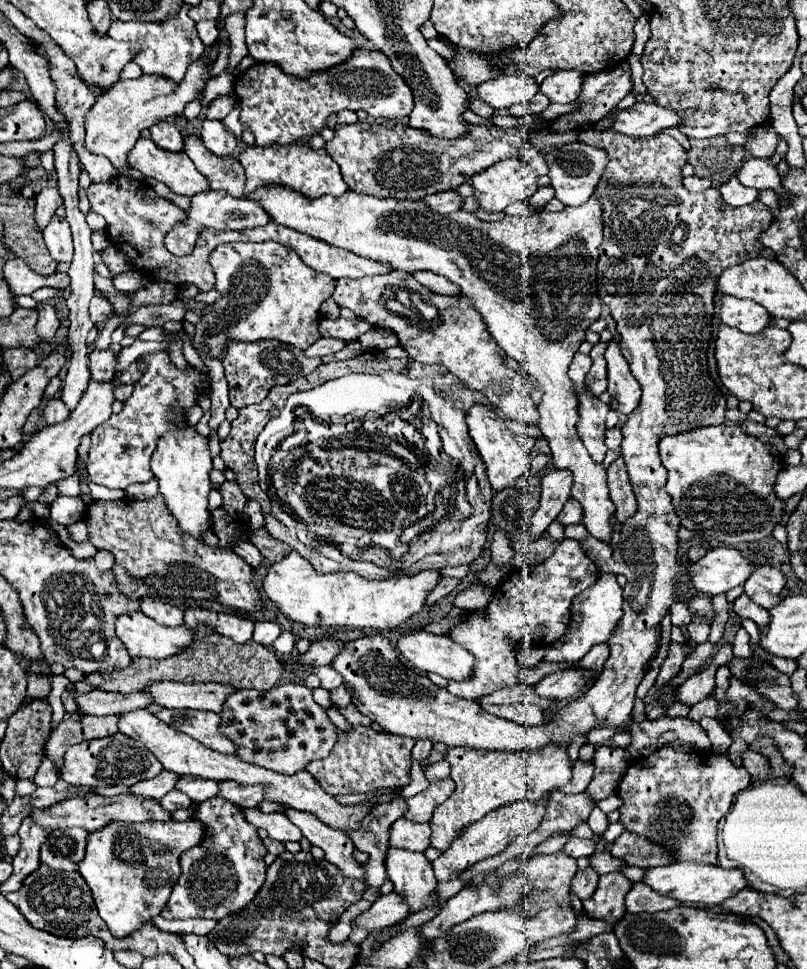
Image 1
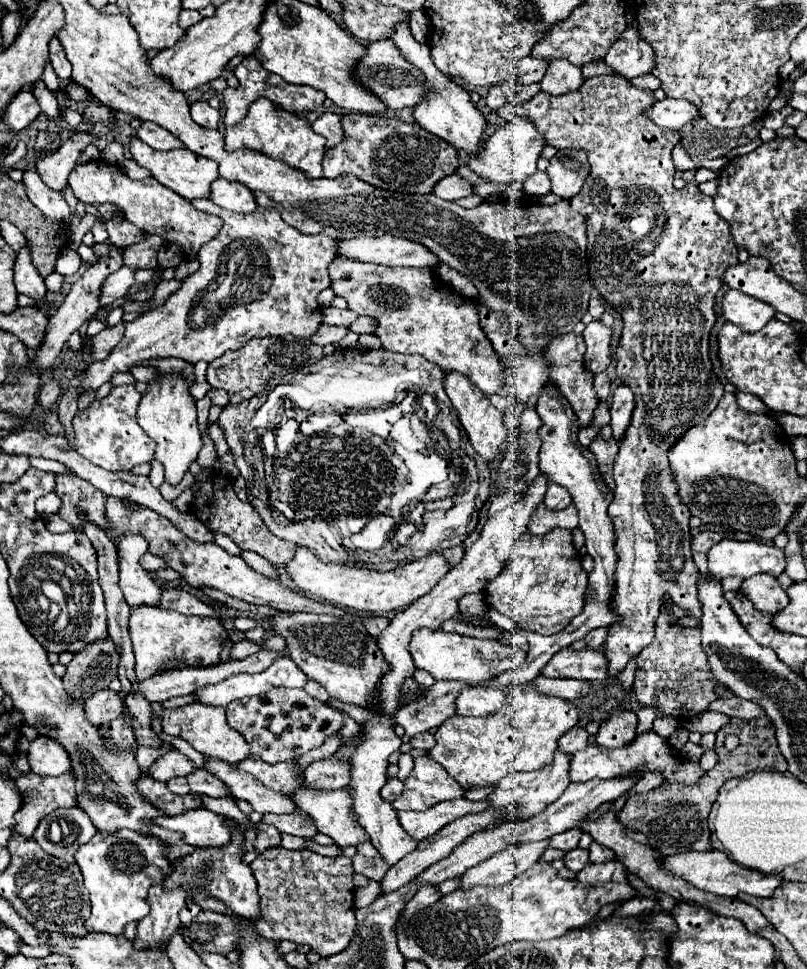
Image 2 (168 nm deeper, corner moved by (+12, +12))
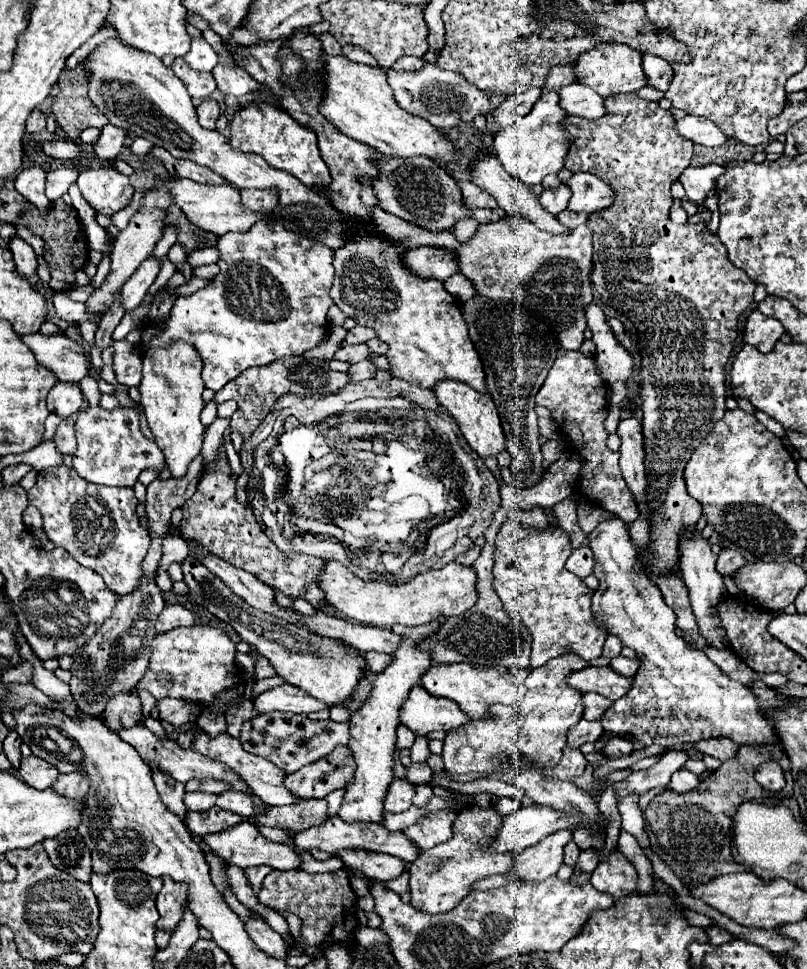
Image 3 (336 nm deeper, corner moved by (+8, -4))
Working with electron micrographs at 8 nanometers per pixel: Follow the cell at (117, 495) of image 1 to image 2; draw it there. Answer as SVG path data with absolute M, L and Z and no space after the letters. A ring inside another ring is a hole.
M31 457L30 459L31 467L34 467L38 470L46 471L46 472L54 472L56 474L60 473L70 473L72 474L72 470L67 468L64 464L50 459L45 459L42 457Z

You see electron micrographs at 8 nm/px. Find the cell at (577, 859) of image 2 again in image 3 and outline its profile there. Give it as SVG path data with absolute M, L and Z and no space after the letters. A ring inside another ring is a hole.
M582 850L578 864L576 864L576 872L594 872L594 868L598 866L598 854L594 850Z

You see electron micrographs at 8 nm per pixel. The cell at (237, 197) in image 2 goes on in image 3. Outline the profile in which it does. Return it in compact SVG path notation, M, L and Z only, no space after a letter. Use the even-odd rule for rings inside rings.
M240 190L242 204L254 212L272 210L276 206L276 190Z

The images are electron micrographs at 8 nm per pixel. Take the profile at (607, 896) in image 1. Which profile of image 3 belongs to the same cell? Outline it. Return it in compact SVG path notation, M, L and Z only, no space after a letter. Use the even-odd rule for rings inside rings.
M618 850L610 852L592 872L592 886L614 898L628 896L636 890L636 868Z

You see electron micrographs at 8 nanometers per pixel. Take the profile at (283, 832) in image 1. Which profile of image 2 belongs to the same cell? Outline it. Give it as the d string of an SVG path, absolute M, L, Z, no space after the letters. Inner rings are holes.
M300 810L296 814L264 814L260 822L272 824L280 832L286 832L286 834L292 834L292 836L310 838L310 836L318 834L312 818L308 814L304 814L304 812L300 812Z

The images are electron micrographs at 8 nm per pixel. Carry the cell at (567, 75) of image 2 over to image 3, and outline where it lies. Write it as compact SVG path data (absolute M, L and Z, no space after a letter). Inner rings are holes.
M580 82L560 88L560 106L568 116L582 116L588 120L598 120L606 114L604 98Z

